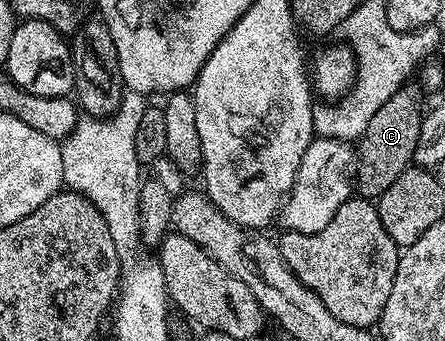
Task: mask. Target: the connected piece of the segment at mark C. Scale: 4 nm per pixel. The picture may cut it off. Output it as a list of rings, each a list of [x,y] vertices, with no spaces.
[[[403,87],[383,106],[375,108],[368,116],[366,133],[356,145],[356,193],[359,197],[376,199],[405,169],[411,168],[414,161],[416,139],[420,135],[420,123],[424,109],[418,106],[418,93],[409,87]]]

